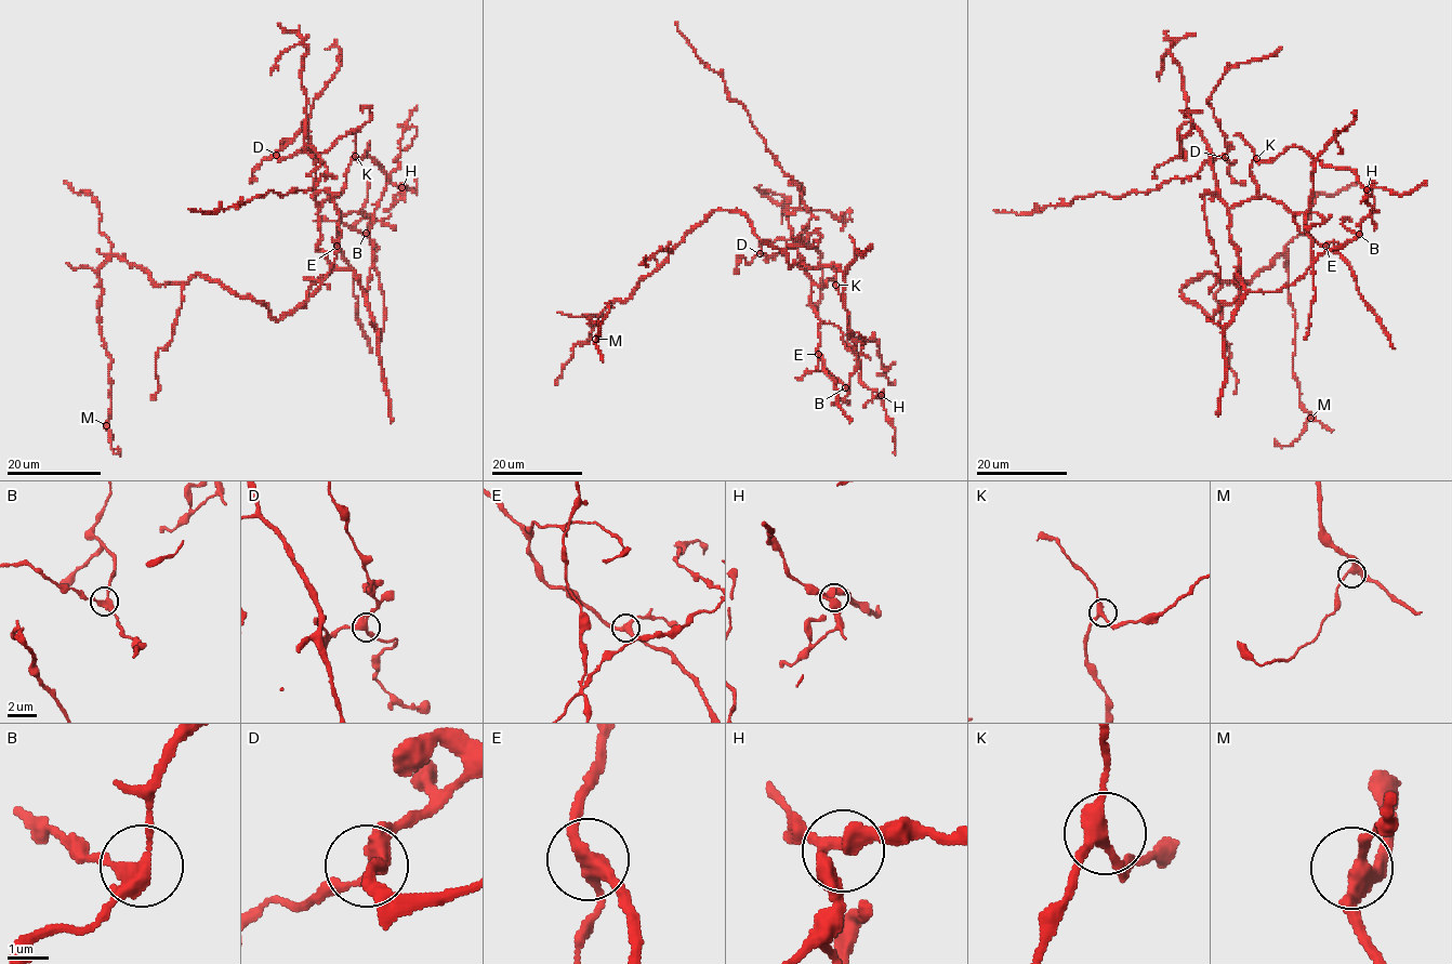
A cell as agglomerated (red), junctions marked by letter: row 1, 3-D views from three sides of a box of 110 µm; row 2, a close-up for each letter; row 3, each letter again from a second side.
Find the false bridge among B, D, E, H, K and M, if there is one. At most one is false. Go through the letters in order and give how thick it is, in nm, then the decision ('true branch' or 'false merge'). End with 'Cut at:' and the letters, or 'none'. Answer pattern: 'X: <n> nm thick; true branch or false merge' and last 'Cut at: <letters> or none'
B: 320 nm thick; true branch
D: 320 nm thick; true branch
E: 320 nm thick; true branch
H: 280 nm thick; true branch
K: 300 nm thick; true branch
M: 340 nm thick; true branch
Cut at: none

